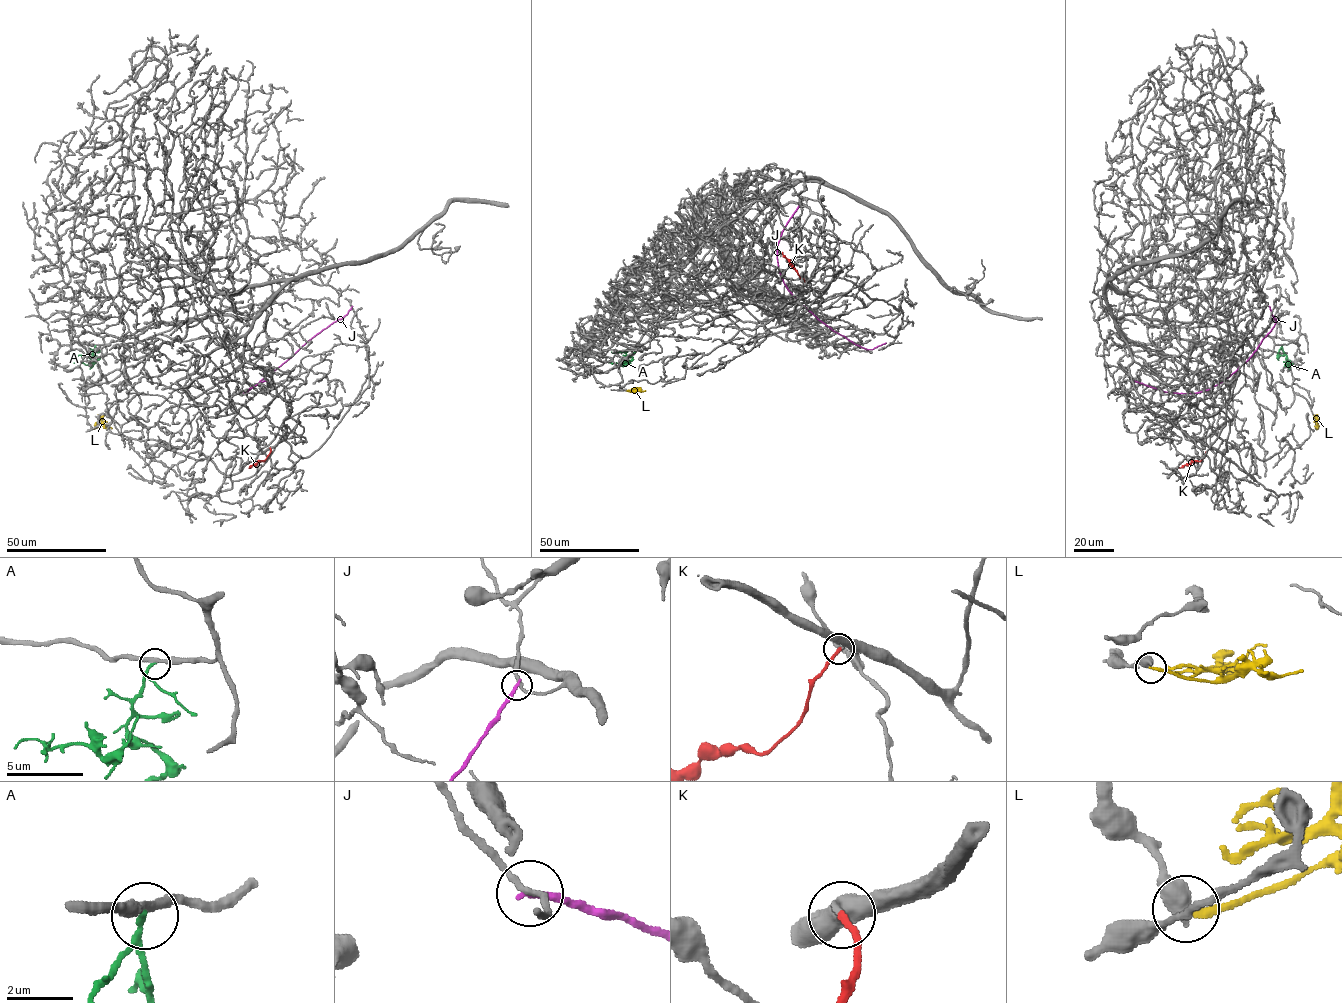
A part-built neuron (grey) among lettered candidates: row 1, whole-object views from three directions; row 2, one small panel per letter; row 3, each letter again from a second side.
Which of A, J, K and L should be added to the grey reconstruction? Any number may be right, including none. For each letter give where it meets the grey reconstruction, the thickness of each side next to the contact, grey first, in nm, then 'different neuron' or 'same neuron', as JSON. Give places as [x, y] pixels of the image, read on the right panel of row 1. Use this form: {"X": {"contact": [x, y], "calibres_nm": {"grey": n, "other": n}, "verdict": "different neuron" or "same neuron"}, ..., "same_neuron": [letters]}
{"A": {"contact": [1282, 345], "calibres_nm": {"grey": 240, "other": 200}, "verdict": "different neuron"}, "J": {"contact": [1132, 380], "calibres_nm": {"grey": 200, "other": 220}, "verdict": "different neuron"}, "K": {"contact": [1209, 448], "calibres_nm": {"grey": 200, "other": 200}, "verdict": "same neuron"}, "L": {"contact": [1317, 429], "calibres_nm": {"grey": 600, "other": 220}, "verdict": "different neuron"}, "same_neuron": ["K"]}

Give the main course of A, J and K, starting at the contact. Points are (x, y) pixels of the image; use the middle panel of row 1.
A: (629, 356), (626, 357), (631, 360), (624, 364), (607, 361)
J: (799, 206), (782, 233), (777, 248), (778, 269), (787, 289), (819, 320), (856, 345), (873, 349), (886, 343)
K: (803, 283), (782, 252)

